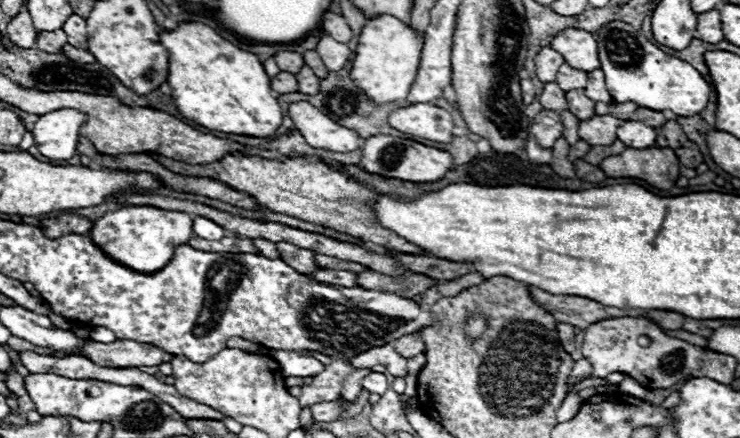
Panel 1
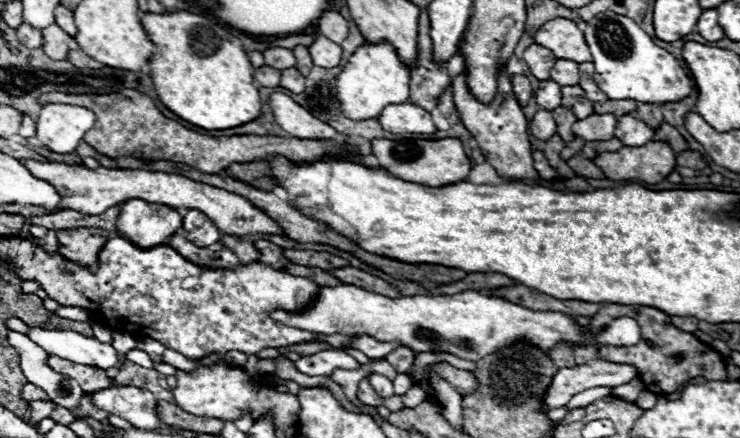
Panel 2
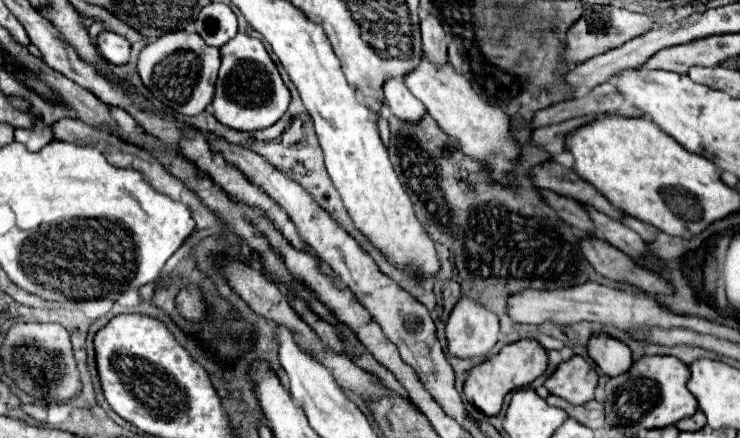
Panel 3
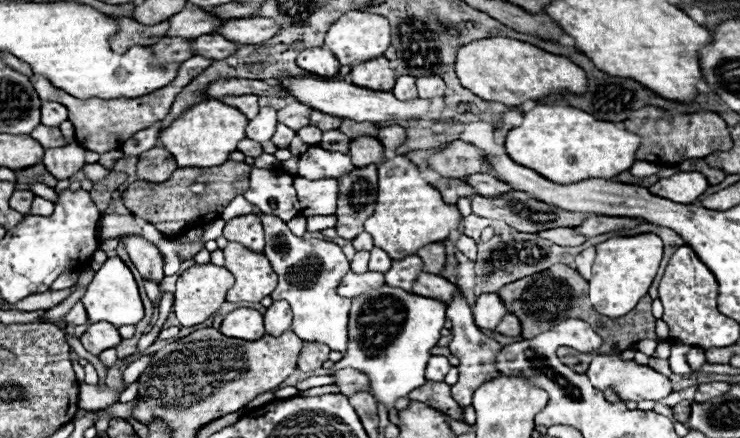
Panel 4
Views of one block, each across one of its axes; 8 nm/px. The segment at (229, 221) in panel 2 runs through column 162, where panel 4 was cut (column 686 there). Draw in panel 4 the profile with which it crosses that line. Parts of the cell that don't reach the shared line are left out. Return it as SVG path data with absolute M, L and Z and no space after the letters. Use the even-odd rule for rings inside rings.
M678 172L670 178L660 178L648 190L654 196L668 198L678 204L692 204L708 188L706 178L700 172Z

